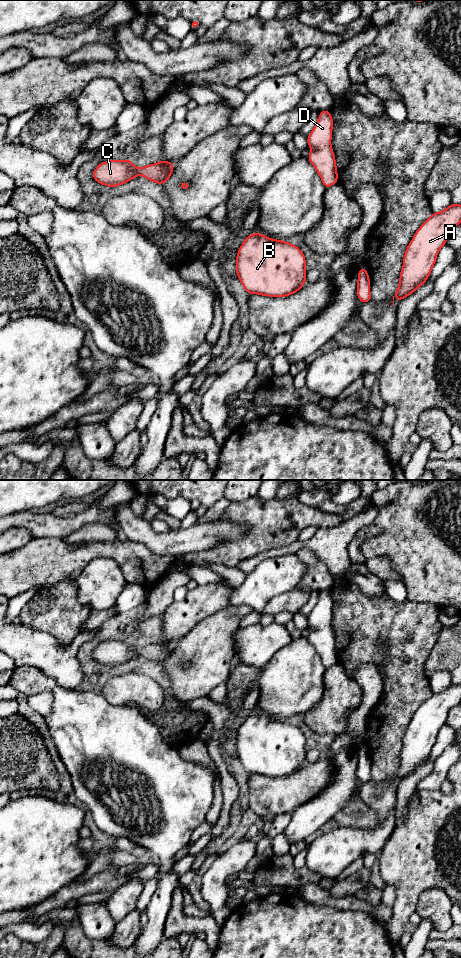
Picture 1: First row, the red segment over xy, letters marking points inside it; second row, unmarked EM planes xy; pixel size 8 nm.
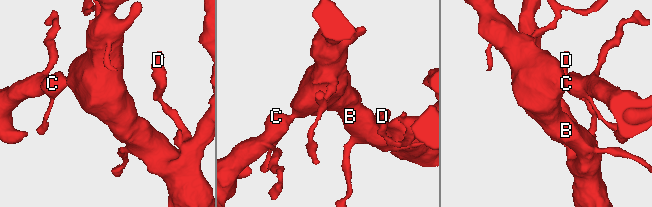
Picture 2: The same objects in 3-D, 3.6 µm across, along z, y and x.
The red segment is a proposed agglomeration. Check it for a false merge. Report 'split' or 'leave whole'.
leave whole

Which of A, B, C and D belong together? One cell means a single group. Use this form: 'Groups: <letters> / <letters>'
Groups: A B C D

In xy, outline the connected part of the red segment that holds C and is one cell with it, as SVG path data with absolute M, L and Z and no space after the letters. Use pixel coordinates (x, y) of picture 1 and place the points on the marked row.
M130 158L126 160L109 160L103 161L95 168L92 178L110 188L123 185L139 175L162 185L170 179L174 165L175 162L167 162L161 159L156 164L138 168L131 162Z

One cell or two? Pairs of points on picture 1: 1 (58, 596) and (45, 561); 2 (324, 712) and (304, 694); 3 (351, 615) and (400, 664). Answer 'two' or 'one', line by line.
1: two
2: two
3: one

